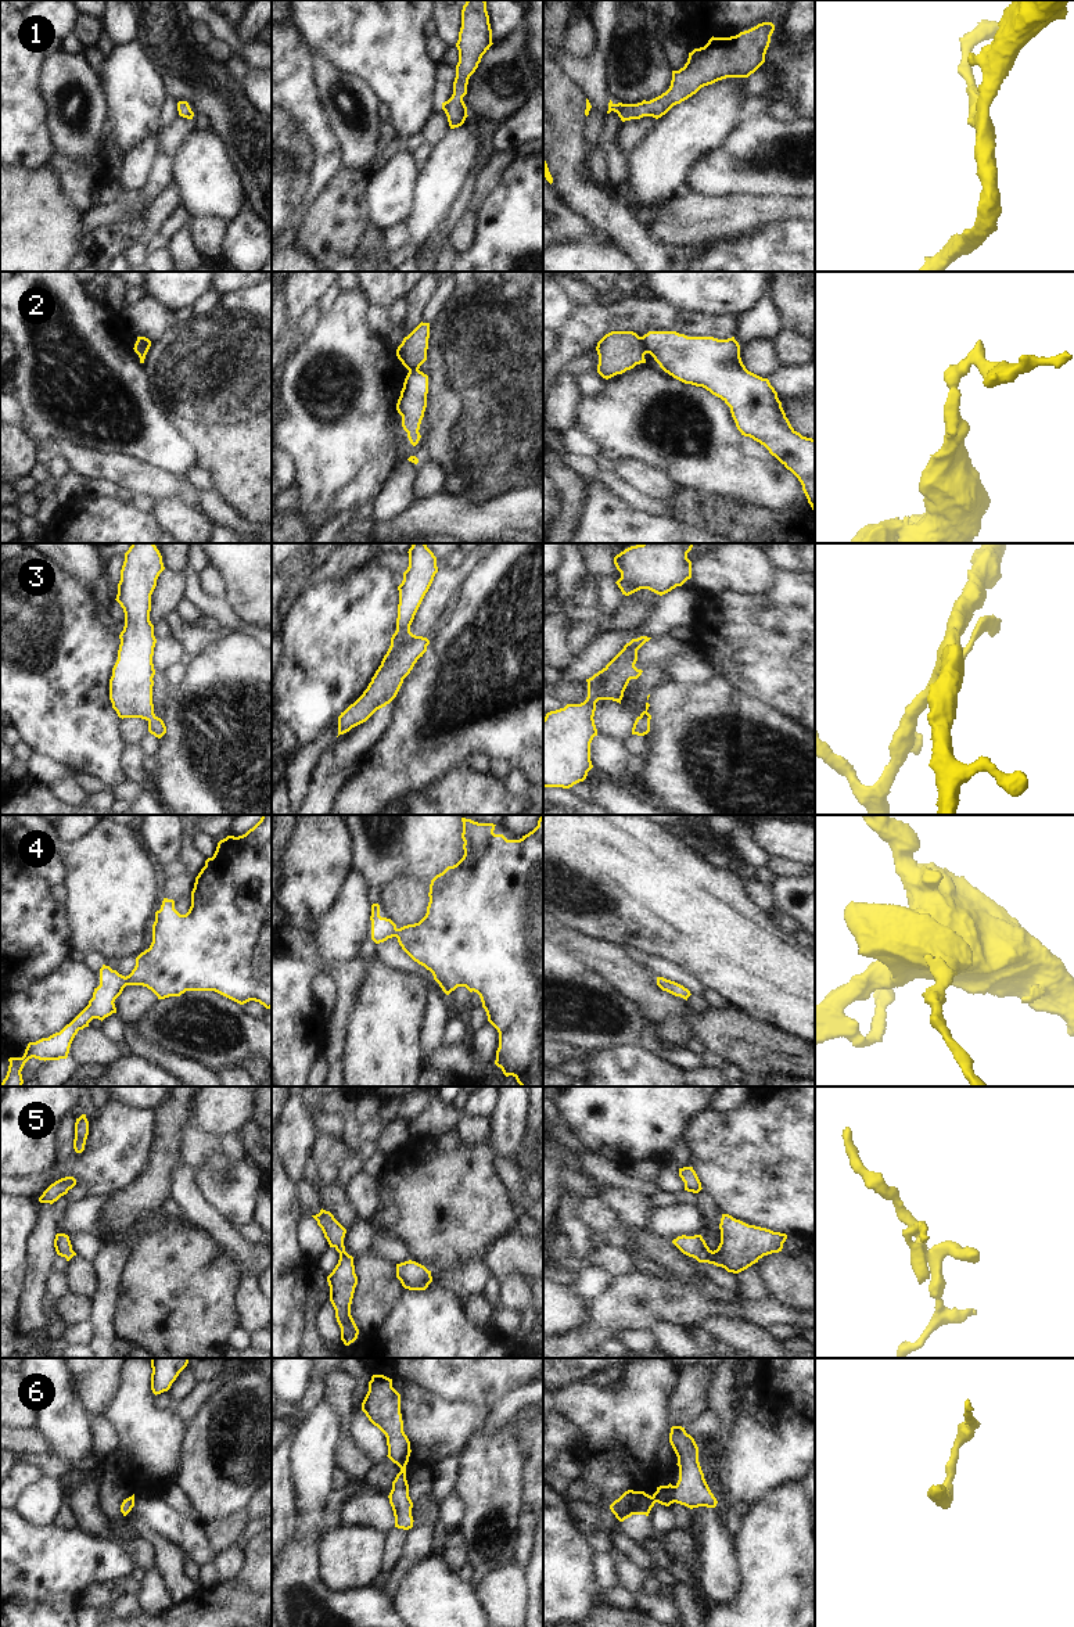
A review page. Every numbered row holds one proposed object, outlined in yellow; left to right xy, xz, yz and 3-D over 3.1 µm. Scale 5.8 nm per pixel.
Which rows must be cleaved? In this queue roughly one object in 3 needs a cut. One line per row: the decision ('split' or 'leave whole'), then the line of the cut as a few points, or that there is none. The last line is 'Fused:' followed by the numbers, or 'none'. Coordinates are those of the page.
1: leave whole | no cut
2: split | yz (640, 337), (647, 352)
3: leave whole | no cut
4: leave whole | no cut
5: leave whole | no cut
6: leave whole | no cut
Fused: 2

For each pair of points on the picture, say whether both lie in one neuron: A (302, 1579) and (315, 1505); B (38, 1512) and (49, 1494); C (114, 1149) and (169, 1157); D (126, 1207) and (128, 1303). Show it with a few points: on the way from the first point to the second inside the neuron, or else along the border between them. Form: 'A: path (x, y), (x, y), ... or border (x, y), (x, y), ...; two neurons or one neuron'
A: border (295, 1534), (309, 1537), (316, 1547); two neurons
B: path (39, 1508), (45, 1498); one neuron
C: border (155, 1123), (147, 1166), (130, 1181); two neurons
D: border (154, 1210), (140, 1213), (101, 1239); two neurons

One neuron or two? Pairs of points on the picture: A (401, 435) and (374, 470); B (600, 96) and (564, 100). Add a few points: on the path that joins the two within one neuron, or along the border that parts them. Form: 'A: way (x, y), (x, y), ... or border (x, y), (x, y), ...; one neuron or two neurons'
A: way (398, 444), (383, 462); one neuron
B: border (564, 72), (586, 97); two neurons

